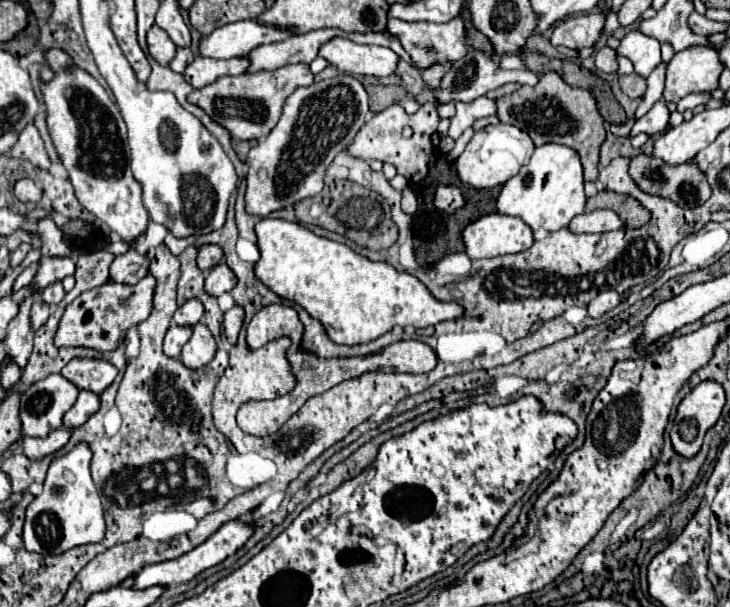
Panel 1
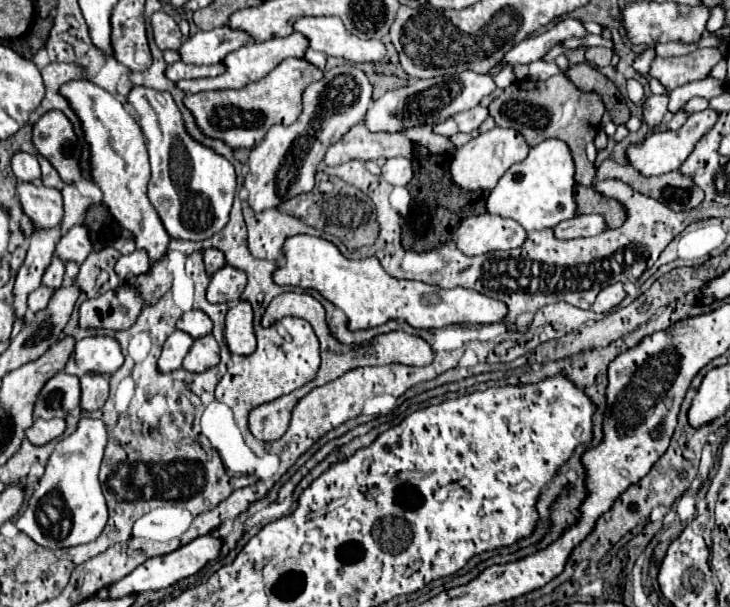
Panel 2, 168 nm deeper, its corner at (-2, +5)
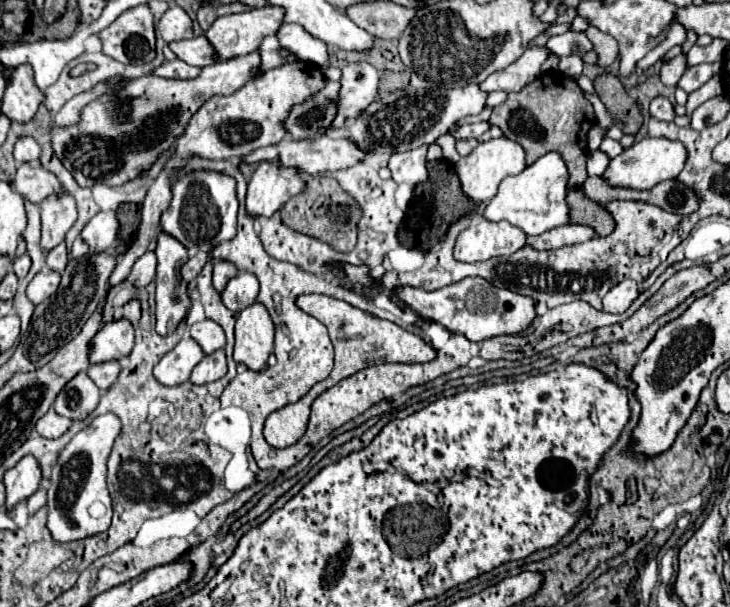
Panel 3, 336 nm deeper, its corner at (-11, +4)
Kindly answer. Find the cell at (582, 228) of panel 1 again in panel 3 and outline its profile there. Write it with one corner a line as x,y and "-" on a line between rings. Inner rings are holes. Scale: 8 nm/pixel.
565,224
559,228
553,228
545,234
539,234
533,240
533,248
539,250
555,250
561,246
569,246
569,244
581,244
595,238
595,230
591,226
583,226
583,224

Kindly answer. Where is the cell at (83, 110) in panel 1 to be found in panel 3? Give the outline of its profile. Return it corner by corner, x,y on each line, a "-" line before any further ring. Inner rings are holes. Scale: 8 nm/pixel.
159,230
155,256
159,260
159,264
157,264
157,278
155,278
155,286
157,286
155,288
157,332
159,334
169,334
169,332
173,332
177,328
177,324
187,316
187,310
189,310
189,298
185,294
187,284
179,276
179,268
187,262
187,248
183,248
183,244
179,244
179,240
171,240
171,236
167,236
167,232

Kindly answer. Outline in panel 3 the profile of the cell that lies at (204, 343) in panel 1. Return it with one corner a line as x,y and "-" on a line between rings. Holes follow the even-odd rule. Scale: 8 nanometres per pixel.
223,348
219,352
213,352
211,356
205,356
191,372
191,382
193,384
209,384
219,380
221,376
225,376
227,372
227,360
225,360
225,352

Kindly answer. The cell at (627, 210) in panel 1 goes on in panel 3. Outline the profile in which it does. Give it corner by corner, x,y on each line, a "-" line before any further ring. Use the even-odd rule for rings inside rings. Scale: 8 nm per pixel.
581,188
569,190
567,204
571,208
571,224
587,224
595,228
599,236
607,236
615,230
615,220
611,212
607,212
603,204
589,200

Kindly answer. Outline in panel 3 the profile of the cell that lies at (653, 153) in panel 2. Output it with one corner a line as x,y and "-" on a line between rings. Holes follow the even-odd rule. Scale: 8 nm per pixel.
643,138
643,140
635,142
631,148
623,150
623,154
613,158
603,176
607,178
607,182
611,186
627,186
627,188
637,188
637,190
647,190
663,180
677,178
679,172
683,170
685,160
687,160
687,150
683,144
679,144
679,140

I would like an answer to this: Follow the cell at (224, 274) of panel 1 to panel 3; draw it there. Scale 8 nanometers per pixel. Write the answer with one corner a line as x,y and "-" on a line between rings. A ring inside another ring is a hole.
239,272
235,278
227,282
225,290
221,292
221,300
229,310
241,312
243,308
257,300
257,292
259,292
257,278
249,272

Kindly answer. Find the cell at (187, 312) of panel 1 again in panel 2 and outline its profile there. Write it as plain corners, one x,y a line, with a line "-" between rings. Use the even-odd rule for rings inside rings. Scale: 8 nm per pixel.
194,309
194,311
184,313
178,319
176,329
188,333
192,339
200,339
200,337
204,337
204,335
208,335
212,331
212,321
210,321
210,317
204,311

